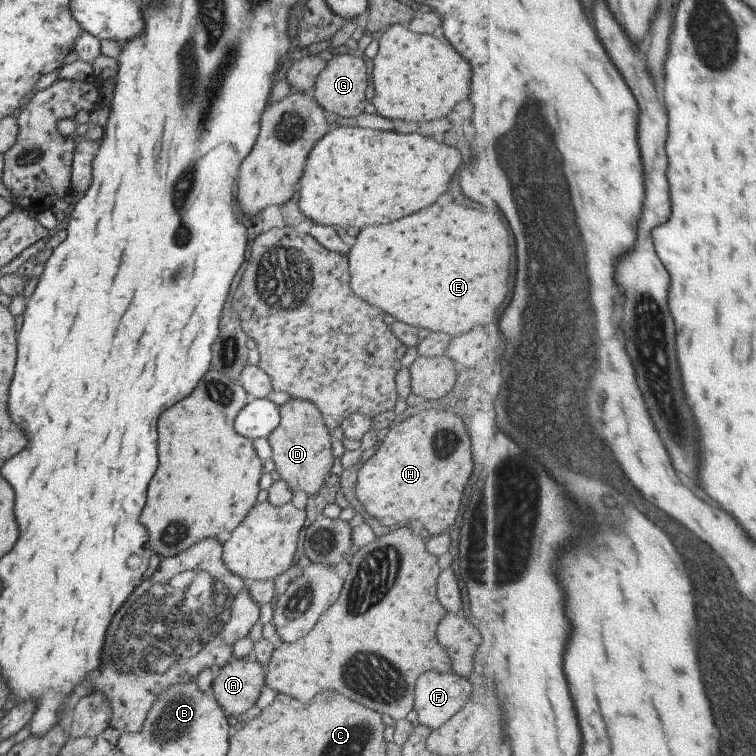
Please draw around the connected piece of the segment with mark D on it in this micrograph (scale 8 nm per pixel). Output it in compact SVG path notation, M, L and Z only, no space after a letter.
M290 398L285 404L279 406L279 417L279 426L266 438L271 450L270 459L275 466L274 470L279 480L286 482L292 494L301 491L312 496L321 488L321 485L324 485L324 480L327 480L330 475L333 440L319 410L307 400Z

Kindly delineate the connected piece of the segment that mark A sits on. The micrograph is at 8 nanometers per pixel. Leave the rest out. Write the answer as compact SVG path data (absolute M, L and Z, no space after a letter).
M247 656L232 658L231 662L225 663L221 668L215 668L212 685L209 690L223 709L224 715L240 717L245 710L249 710L255 704L264 684L265 670L257 661L252 661Z

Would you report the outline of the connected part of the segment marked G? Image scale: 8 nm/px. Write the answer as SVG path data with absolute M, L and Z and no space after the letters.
M342 53L328 56L325 67L317 74L313 82L314 102L325 112L337 117L354 117L364 112L367 90L367 68L358 55Z

